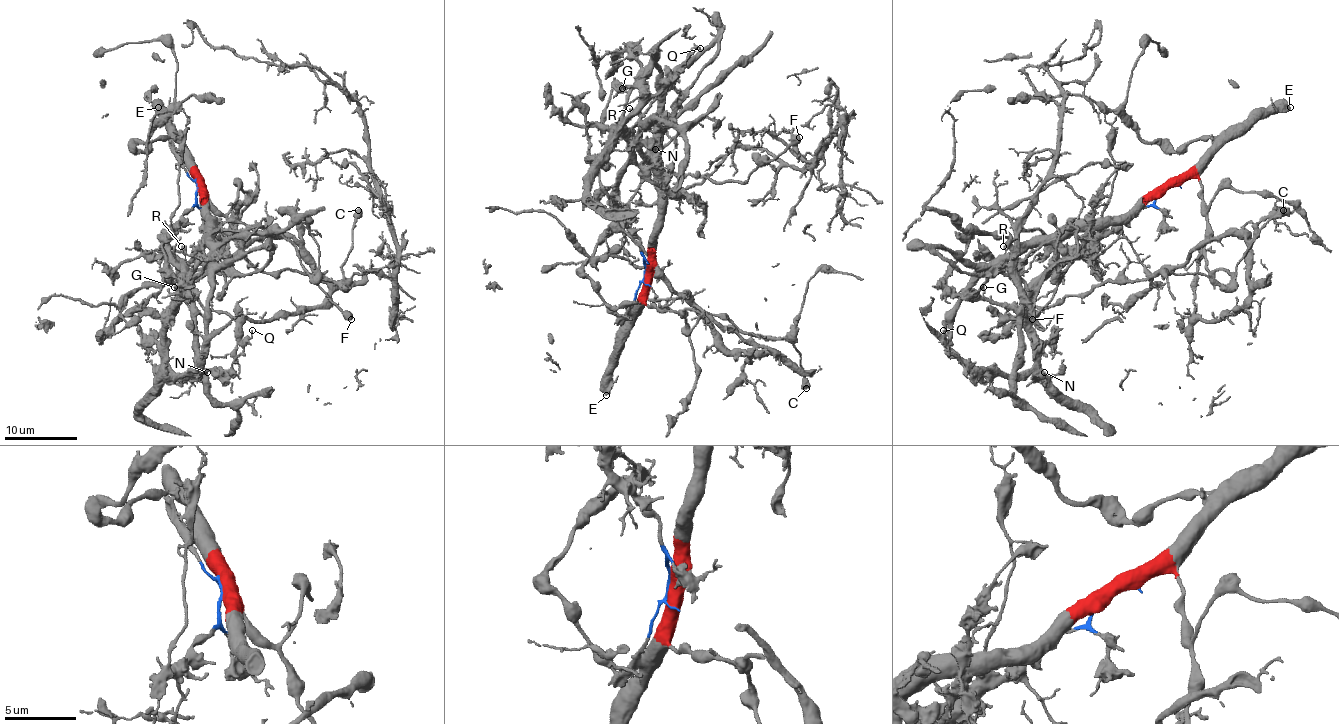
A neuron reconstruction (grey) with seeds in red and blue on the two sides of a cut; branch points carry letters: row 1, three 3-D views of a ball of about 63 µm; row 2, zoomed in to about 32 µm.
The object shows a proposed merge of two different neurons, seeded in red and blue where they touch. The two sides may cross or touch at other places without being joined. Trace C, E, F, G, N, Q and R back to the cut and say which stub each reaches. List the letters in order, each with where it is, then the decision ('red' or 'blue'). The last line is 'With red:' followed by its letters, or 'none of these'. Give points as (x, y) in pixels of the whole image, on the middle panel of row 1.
C: place (806, 388); red
E: place (606, 395); red
F: place (799, 137); red
G: place (622, 88); blue
N: place (655, 149); blue
Q: place (700, 48); blue
R: place (629, 108); blue
With red: C, E, F

